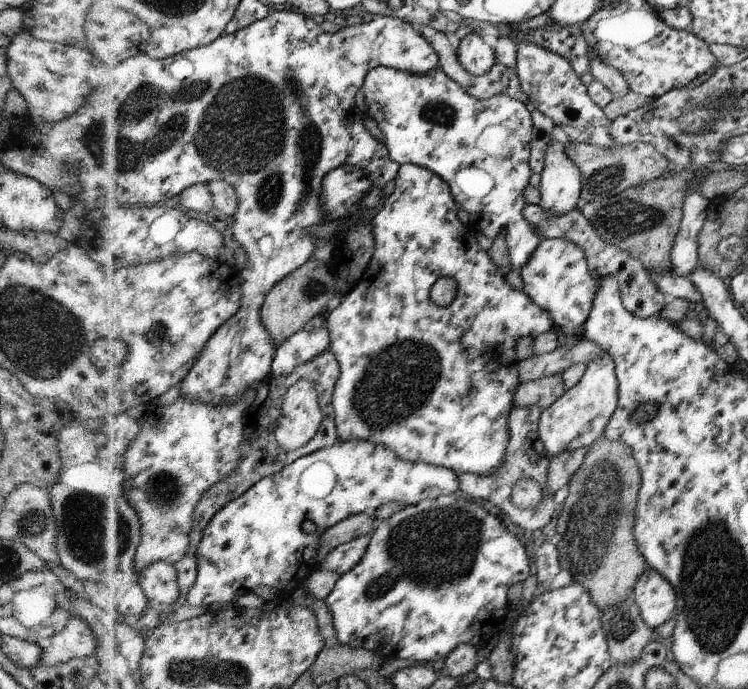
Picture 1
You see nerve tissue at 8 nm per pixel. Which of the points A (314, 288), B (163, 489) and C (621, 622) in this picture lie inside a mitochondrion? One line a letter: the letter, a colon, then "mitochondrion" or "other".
A: mitochondrion
B: mitochondrion
C: mitochondrion

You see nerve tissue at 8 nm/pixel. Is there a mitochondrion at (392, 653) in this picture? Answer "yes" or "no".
no

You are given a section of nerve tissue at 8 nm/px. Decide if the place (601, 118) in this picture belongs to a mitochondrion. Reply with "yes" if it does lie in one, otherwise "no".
no

